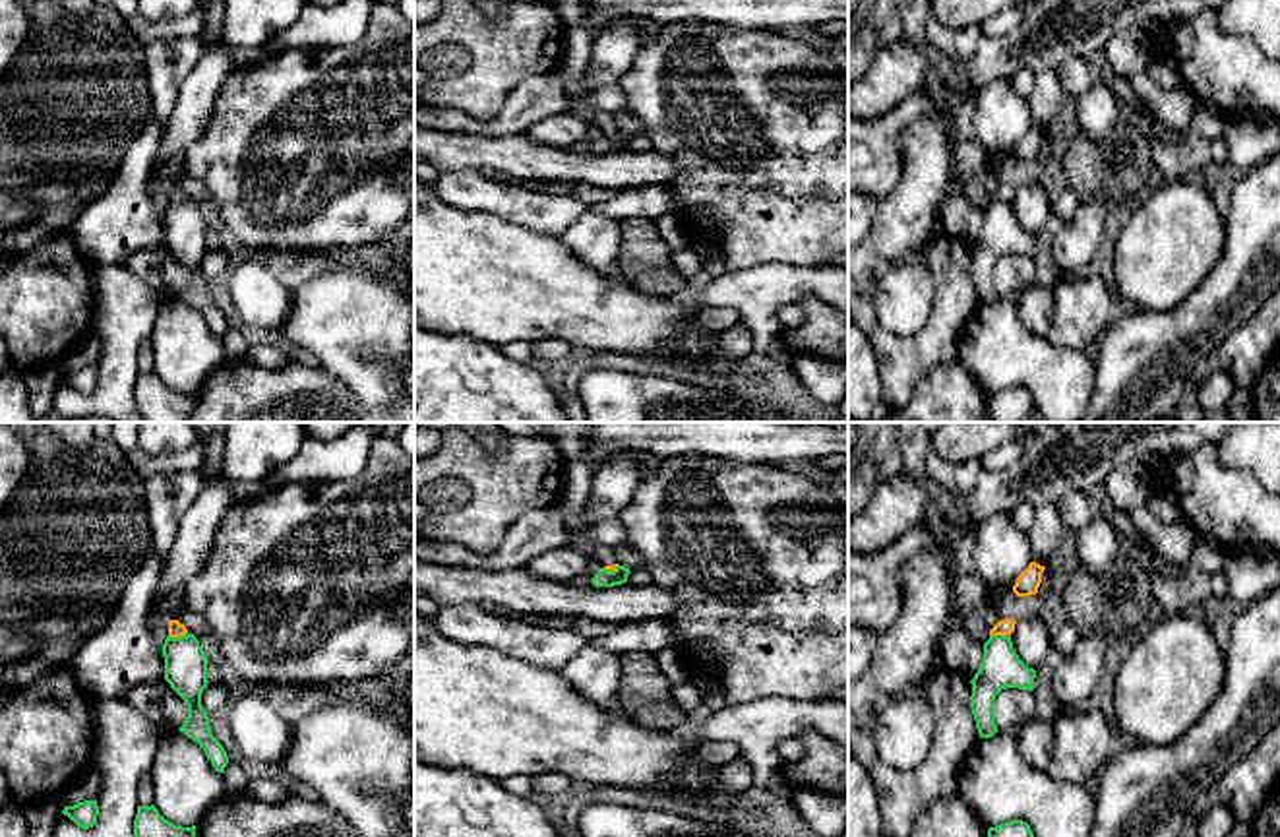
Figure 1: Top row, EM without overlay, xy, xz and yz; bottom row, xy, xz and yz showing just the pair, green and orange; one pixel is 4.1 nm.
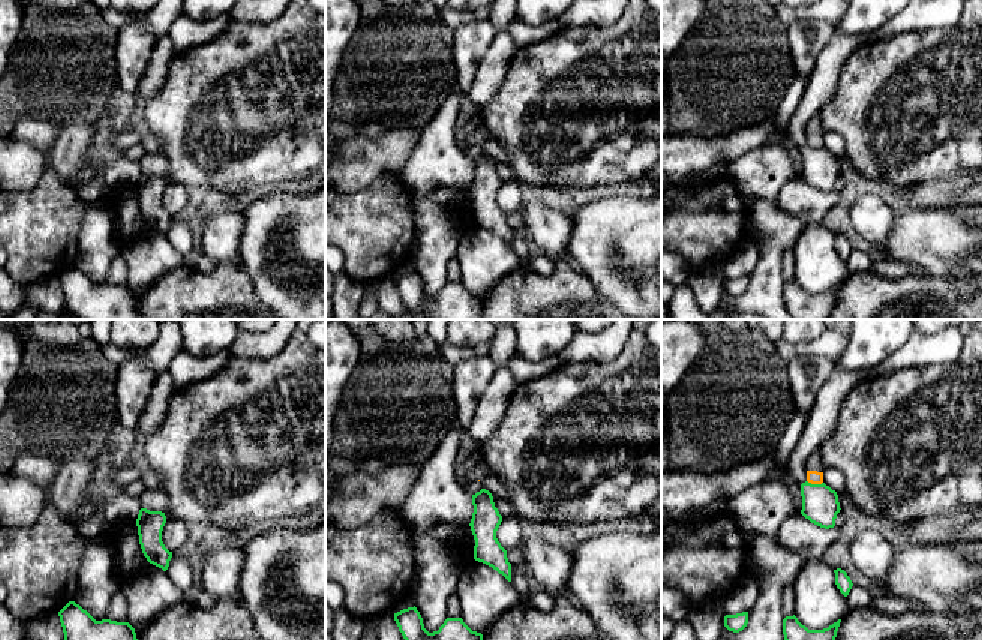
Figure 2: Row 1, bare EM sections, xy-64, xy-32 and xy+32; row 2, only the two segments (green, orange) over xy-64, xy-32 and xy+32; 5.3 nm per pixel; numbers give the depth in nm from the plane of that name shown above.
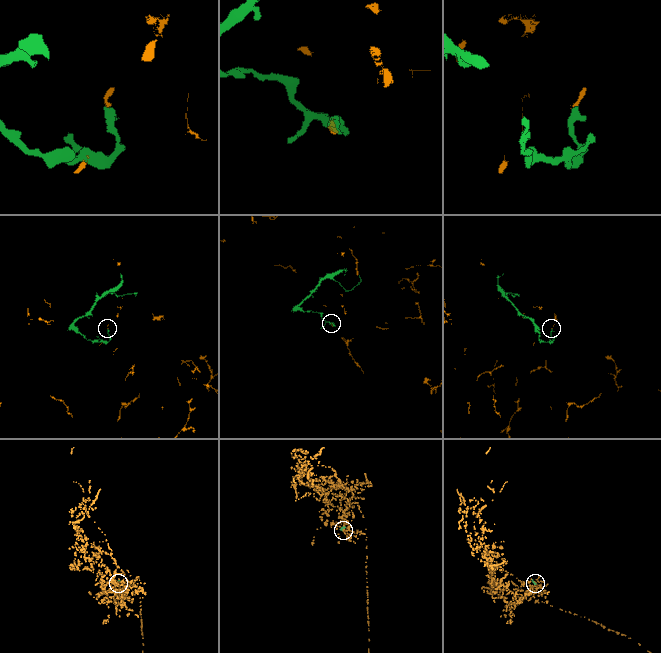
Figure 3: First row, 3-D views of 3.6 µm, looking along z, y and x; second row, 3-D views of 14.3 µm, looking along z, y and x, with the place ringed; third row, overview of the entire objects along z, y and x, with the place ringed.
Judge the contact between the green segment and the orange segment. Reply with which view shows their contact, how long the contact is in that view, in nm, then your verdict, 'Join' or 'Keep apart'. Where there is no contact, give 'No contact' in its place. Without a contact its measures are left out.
Touches green in yz. Shared border 90 nm. Keep apart

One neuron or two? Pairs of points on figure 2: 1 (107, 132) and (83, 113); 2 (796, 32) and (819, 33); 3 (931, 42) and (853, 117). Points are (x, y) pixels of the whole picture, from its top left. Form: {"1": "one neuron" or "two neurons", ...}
{"1": "two neurons", "2": "one neuron", "3": "one neuron"}

